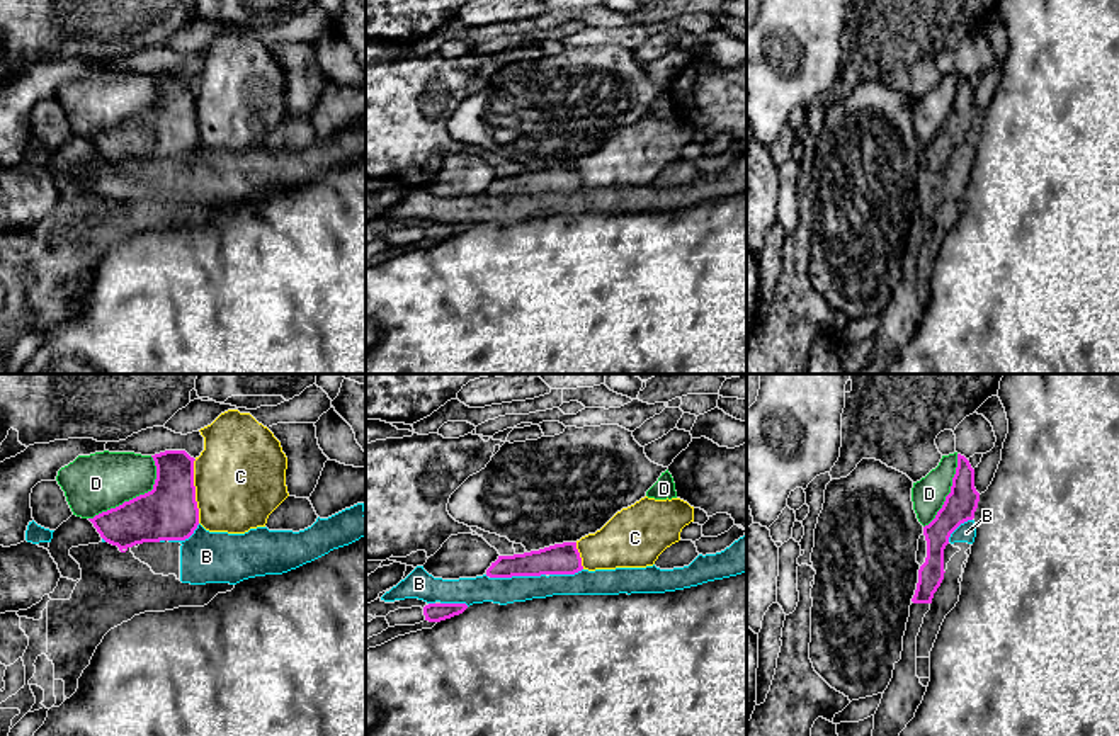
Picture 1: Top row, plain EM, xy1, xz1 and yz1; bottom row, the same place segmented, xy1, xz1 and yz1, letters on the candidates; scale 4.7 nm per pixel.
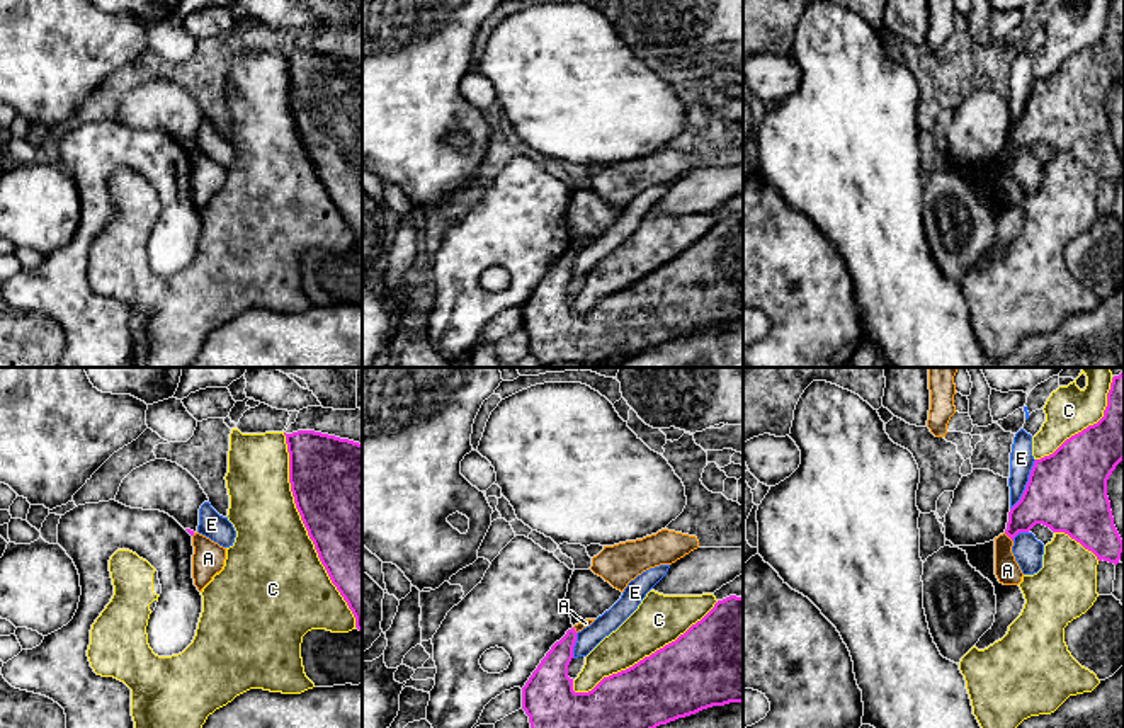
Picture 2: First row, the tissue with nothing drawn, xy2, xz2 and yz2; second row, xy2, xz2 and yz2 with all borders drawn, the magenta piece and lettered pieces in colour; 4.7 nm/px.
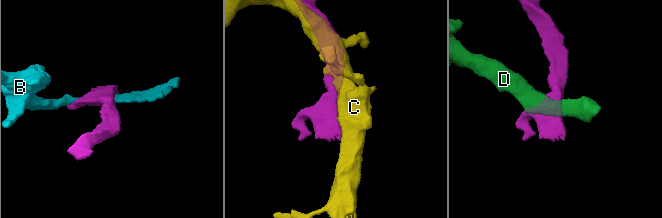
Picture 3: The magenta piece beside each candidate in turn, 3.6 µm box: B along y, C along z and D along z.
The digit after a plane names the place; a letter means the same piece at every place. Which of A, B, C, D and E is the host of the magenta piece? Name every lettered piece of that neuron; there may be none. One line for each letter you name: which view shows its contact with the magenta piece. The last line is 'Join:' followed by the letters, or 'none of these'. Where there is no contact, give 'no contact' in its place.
Join: none of these

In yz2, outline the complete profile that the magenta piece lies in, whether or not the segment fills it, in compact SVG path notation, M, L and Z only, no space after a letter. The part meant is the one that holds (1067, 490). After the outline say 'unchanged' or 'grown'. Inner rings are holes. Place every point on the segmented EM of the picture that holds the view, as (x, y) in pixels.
M1124 373L1112 378L1104 417L1066 439L1053 454L1034 461L1020 500L1010 509L1005 534L1013 541L1036 524L1064 532L1098 561L1117 565L1124 551L1107 497L1107 480L1124 459Z; unchanged

